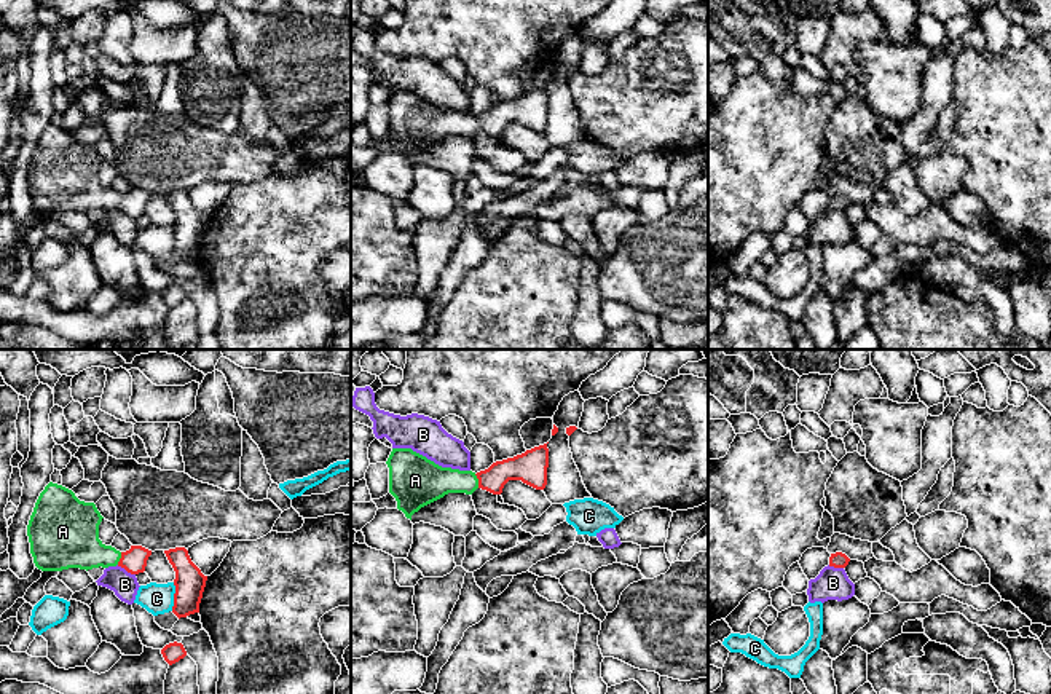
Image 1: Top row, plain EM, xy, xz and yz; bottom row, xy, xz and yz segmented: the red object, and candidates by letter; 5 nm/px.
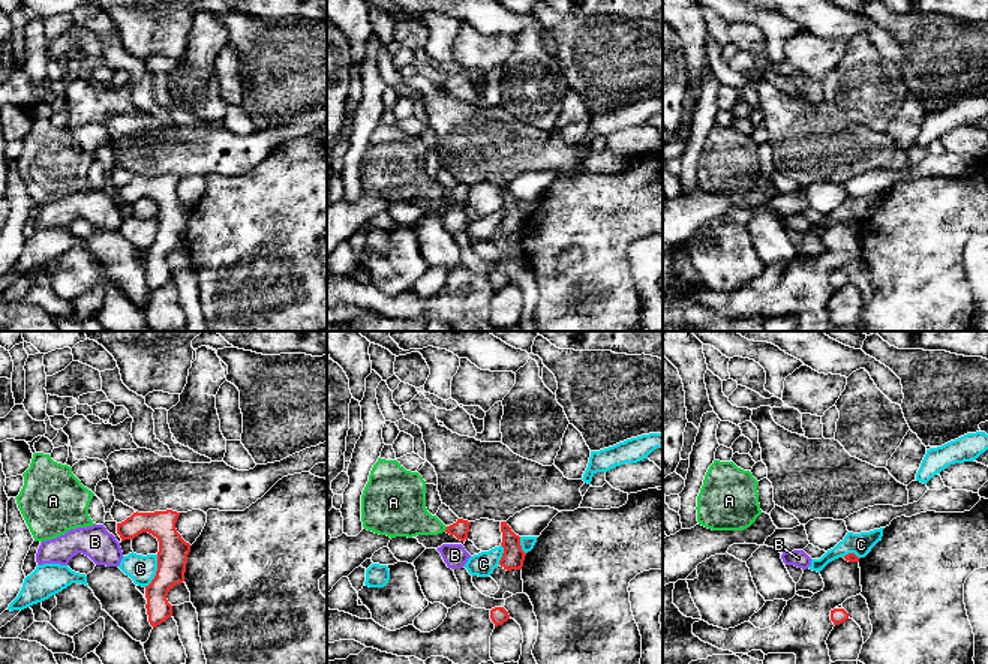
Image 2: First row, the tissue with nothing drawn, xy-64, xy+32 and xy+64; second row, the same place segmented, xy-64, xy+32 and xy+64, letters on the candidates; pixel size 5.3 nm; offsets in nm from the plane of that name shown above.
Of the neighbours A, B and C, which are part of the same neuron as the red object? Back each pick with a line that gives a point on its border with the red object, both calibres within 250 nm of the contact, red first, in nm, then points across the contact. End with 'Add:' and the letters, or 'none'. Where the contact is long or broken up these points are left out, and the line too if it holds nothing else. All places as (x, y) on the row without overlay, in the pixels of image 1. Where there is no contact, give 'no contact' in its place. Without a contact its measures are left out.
A: contact xz (479, 123); calibres 140 and 190 nm; way xz (527, 110), (479, 123), (429, 125)
Add: A

